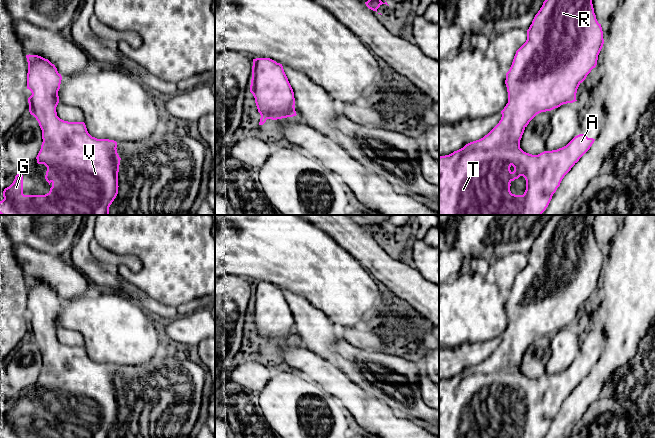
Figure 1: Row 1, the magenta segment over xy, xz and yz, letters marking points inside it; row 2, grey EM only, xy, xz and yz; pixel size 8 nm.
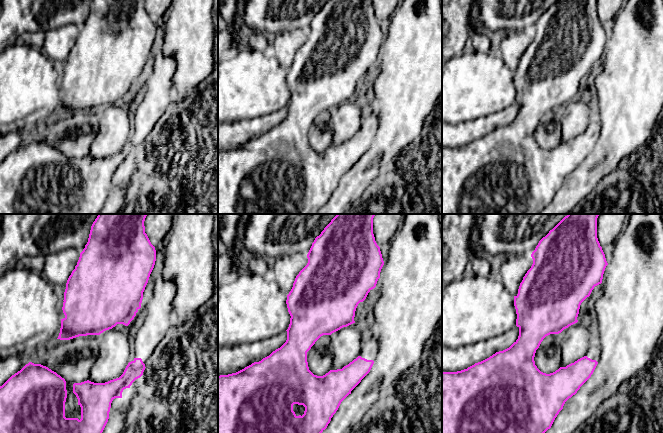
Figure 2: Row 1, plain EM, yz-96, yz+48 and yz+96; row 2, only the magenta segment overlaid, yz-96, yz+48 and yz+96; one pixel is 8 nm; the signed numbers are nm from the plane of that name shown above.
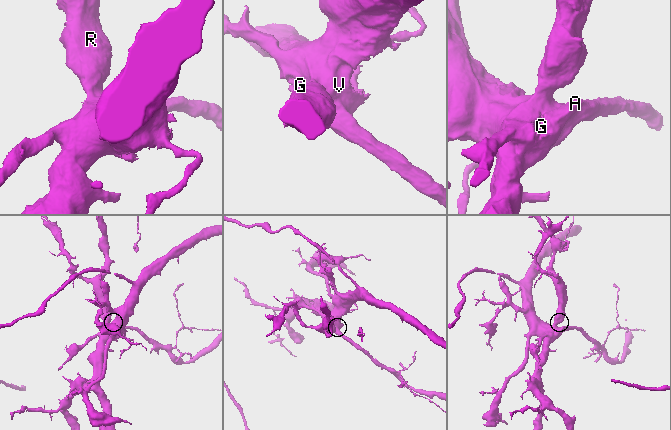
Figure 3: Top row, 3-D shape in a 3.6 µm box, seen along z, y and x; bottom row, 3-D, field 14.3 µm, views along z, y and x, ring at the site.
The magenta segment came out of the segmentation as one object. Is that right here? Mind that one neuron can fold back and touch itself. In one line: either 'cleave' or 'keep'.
cleave

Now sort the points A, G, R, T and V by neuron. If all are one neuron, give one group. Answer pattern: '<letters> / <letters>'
A G T V / R

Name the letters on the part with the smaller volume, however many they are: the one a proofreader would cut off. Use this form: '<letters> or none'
R

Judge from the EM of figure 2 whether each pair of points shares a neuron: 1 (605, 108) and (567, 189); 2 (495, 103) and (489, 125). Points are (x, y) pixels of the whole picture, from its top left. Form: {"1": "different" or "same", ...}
{"1": "same", "2": "different"}

